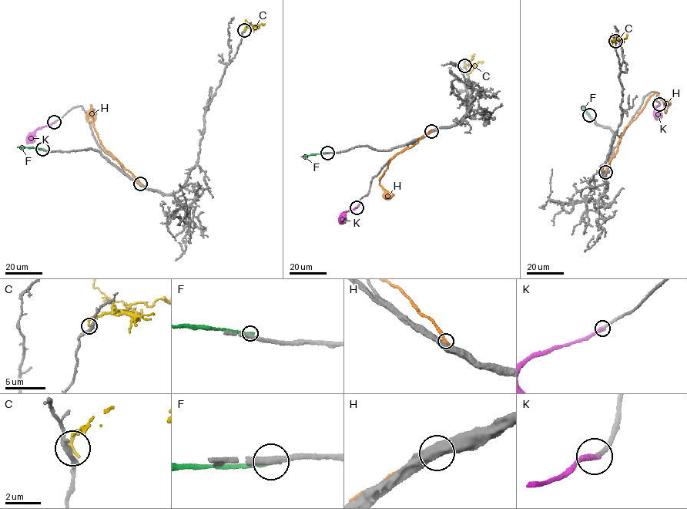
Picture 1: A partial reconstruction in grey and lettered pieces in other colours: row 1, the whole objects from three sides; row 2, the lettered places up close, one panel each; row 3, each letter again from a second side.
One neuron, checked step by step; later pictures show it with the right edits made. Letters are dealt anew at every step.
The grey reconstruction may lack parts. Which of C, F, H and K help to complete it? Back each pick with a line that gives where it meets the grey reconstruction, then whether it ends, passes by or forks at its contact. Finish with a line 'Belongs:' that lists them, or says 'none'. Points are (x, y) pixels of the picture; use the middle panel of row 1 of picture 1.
K: Touches grey at (356, 207). It ends there
Belongs: K

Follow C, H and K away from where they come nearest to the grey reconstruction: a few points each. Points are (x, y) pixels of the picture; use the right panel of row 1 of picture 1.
C: (615, 41), (625, 38), (627, 32)
H: (605, 172), (614, 157), (621, 134), (651, 96), (656, 93), (665, 106), (665, 113)
K: (659, 104), (655, 109), (654, 116), (657, 119)

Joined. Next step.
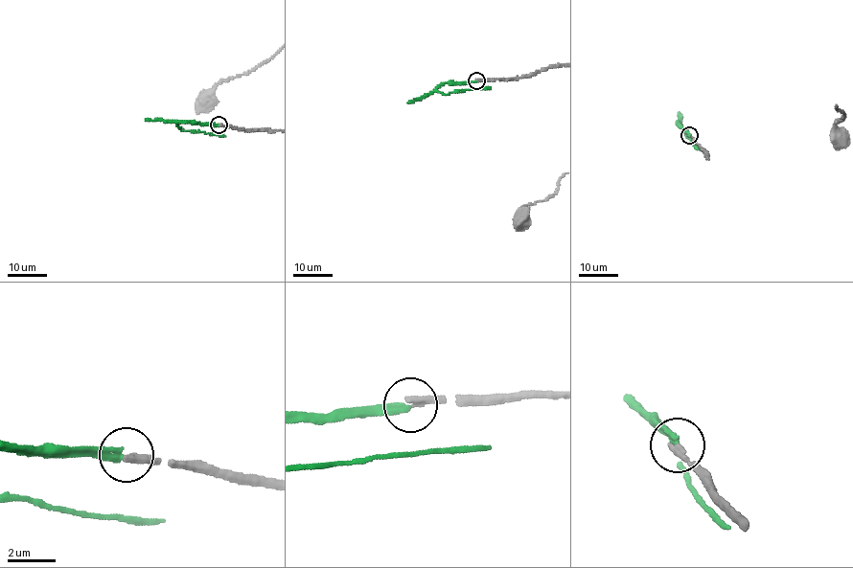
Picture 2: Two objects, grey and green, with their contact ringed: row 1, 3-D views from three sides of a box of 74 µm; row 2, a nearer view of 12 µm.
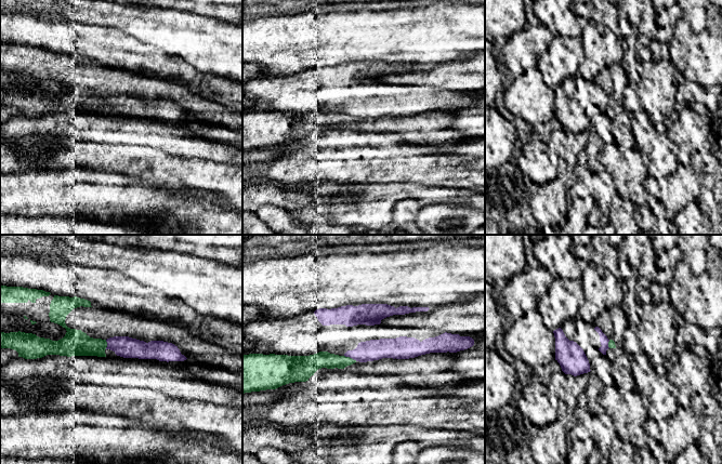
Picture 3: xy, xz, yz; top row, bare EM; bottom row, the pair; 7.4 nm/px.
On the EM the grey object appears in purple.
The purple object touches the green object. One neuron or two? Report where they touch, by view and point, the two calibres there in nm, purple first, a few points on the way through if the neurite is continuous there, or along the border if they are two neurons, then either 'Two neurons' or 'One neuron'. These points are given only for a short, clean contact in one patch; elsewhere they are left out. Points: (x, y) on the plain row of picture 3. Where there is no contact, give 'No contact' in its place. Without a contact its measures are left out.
Touches purple at xz (351, 115). Thickness 160 nm (purple) against 130 nm. Boundary: xz (344, 113), (356, 118). Two neurons

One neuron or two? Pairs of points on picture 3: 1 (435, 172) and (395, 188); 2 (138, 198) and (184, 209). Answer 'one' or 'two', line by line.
1: two
2: one

